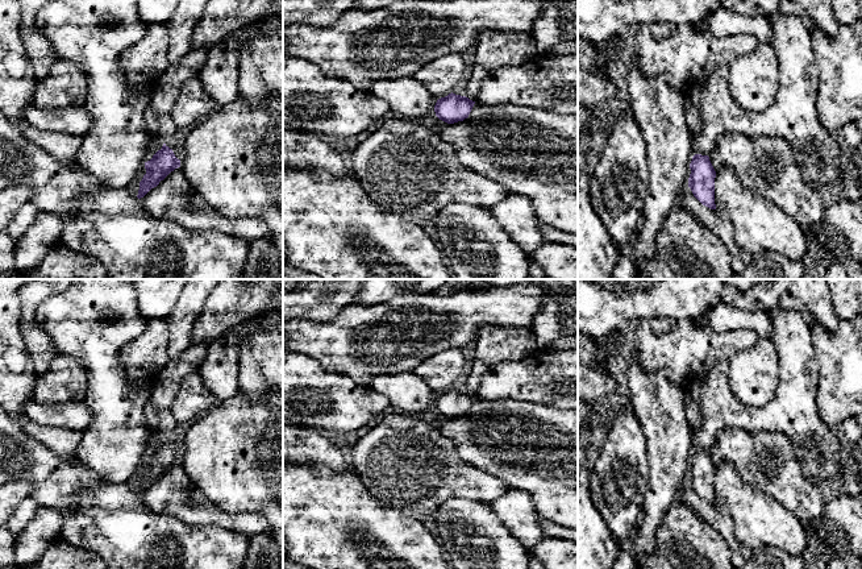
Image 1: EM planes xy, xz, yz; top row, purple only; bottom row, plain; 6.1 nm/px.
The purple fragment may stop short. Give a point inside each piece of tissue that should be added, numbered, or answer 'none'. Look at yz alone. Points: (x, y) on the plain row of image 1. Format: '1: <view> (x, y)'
none

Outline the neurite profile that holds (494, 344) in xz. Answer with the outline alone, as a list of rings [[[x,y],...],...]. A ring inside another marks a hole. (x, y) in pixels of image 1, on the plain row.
[[[483,327],[475,337],[476,348],[465,391],[478,396],[480,378],[495,364],[522,360],[538,350],[537,339],[526,327]]]

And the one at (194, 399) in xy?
[[[199,371],[187,374],[172,403],[172,415],[180,429],[203,416],[220,400],[204,385]]]

